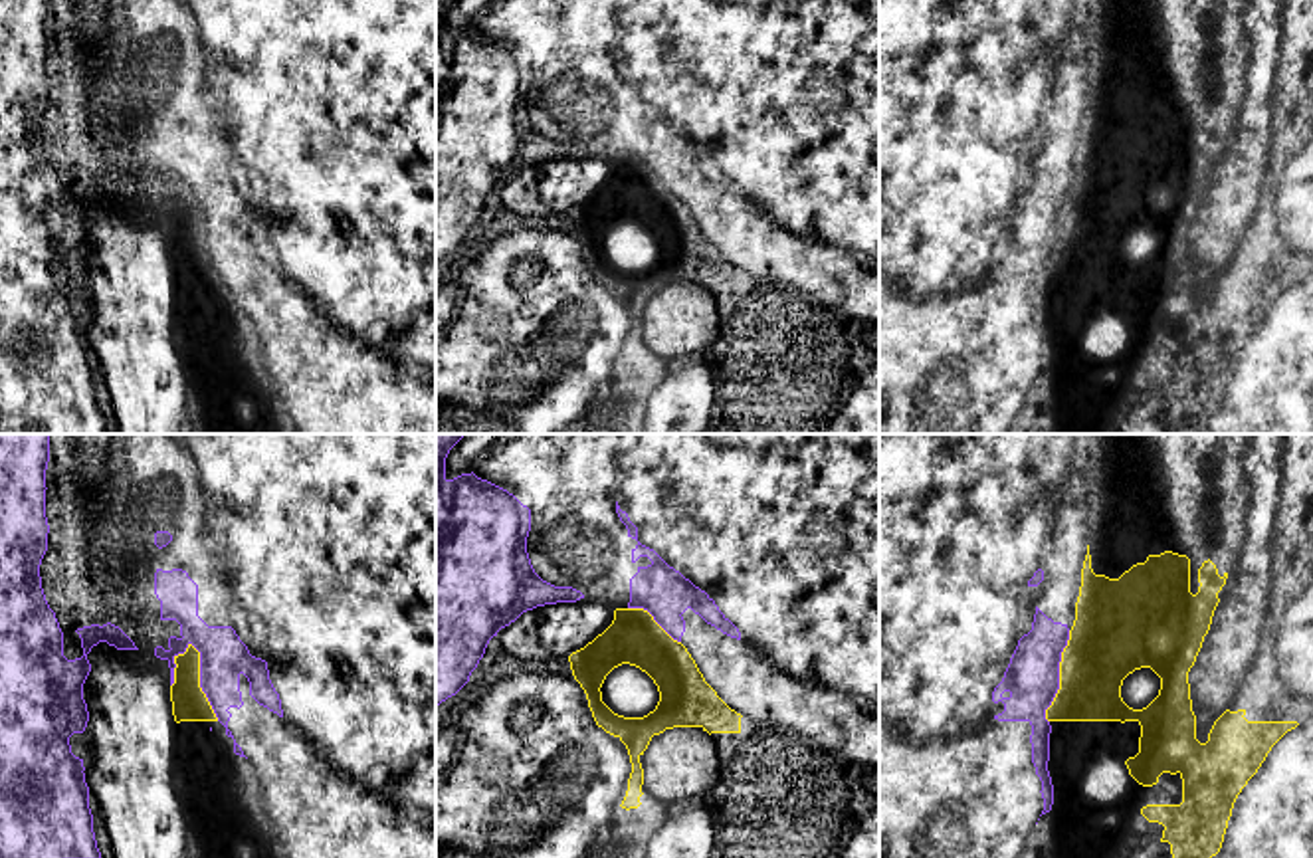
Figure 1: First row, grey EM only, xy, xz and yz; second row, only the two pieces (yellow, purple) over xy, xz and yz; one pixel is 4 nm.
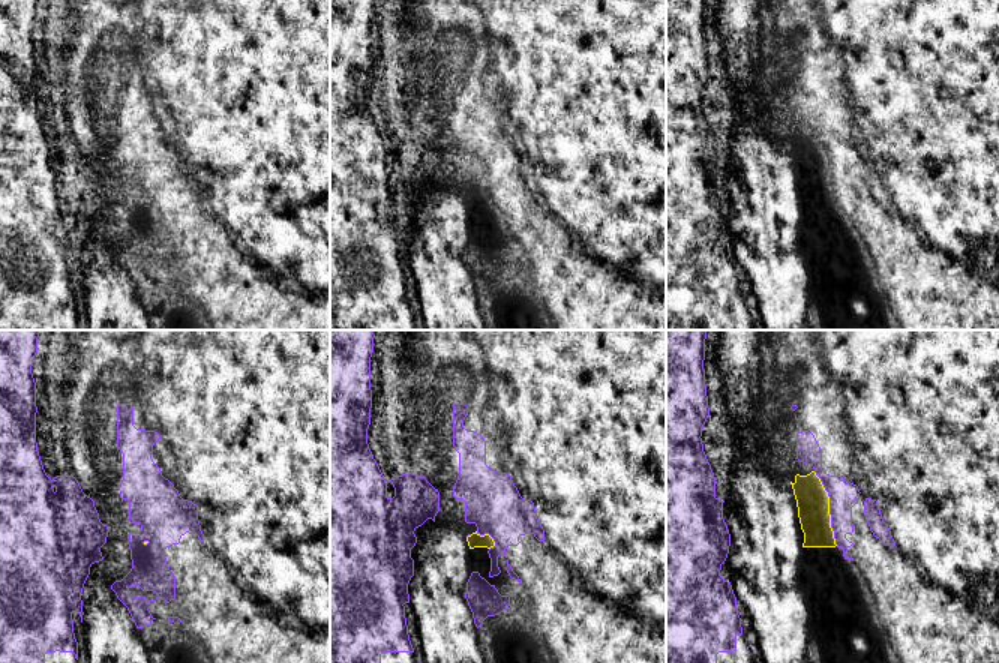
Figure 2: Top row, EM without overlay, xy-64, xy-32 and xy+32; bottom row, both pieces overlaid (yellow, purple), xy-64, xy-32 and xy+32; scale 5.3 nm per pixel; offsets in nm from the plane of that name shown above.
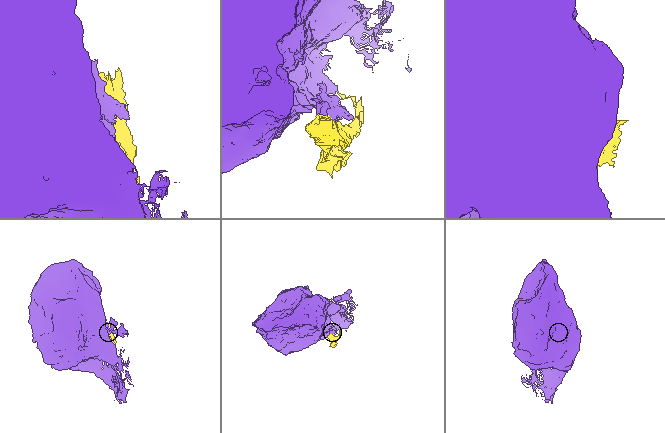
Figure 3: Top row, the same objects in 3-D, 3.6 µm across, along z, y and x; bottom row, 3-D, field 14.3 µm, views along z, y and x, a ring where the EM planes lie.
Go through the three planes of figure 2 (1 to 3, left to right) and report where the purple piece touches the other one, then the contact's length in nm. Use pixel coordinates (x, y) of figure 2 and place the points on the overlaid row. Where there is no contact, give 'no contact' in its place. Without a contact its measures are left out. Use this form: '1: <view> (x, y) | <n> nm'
1: xy-64 (146, 542) | 40 nm
2: xy-32 (488, 534) | 130 nm
3: xy+32 (828, 509) | 420 nm

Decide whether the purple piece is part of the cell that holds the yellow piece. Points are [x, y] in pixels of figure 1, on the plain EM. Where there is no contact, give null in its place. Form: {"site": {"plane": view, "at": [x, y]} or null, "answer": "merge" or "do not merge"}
{"site": {"plane": "xy", "at": [199, 238]}, "answer": "do not merge"}

